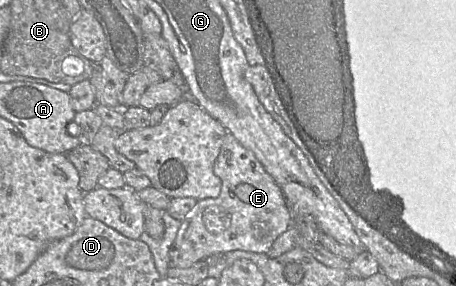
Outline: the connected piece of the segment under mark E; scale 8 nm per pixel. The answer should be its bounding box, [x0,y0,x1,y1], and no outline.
[169,133,292,268]

